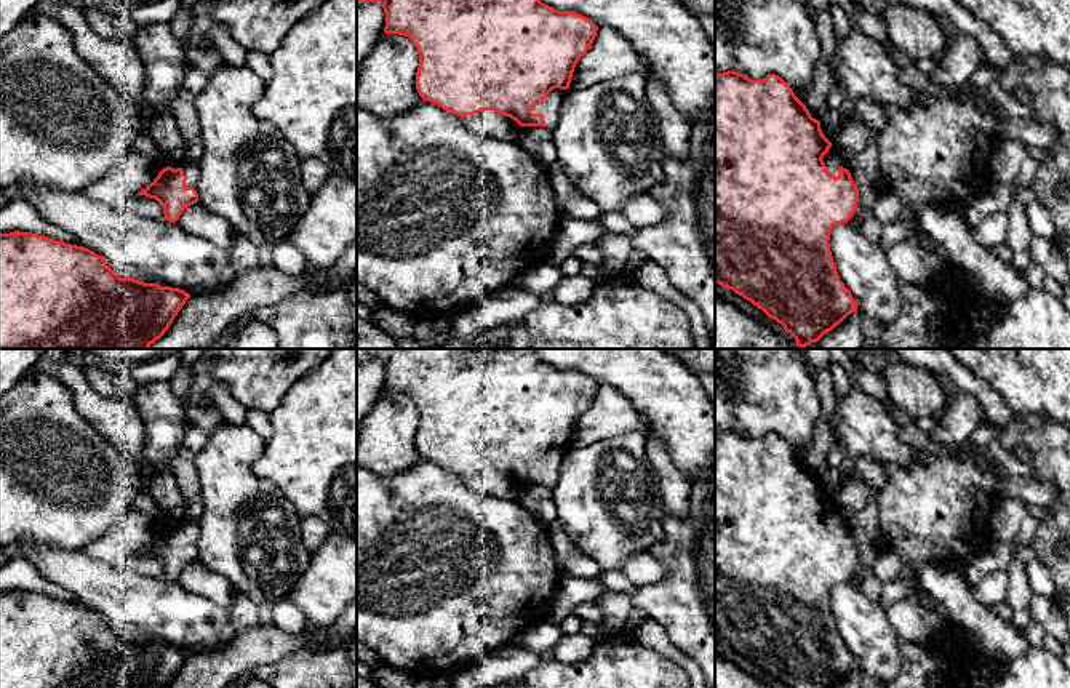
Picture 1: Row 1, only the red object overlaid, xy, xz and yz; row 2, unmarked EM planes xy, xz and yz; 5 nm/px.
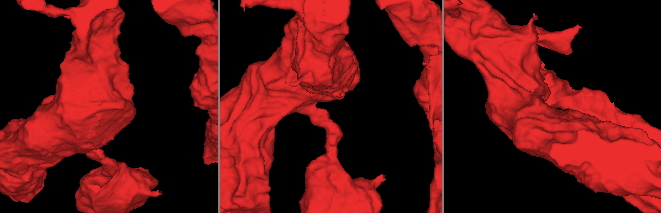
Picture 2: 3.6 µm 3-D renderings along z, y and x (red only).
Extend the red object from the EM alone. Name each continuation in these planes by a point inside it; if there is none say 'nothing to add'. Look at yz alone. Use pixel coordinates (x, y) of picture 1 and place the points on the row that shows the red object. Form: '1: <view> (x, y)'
1: yz (832, 159)

